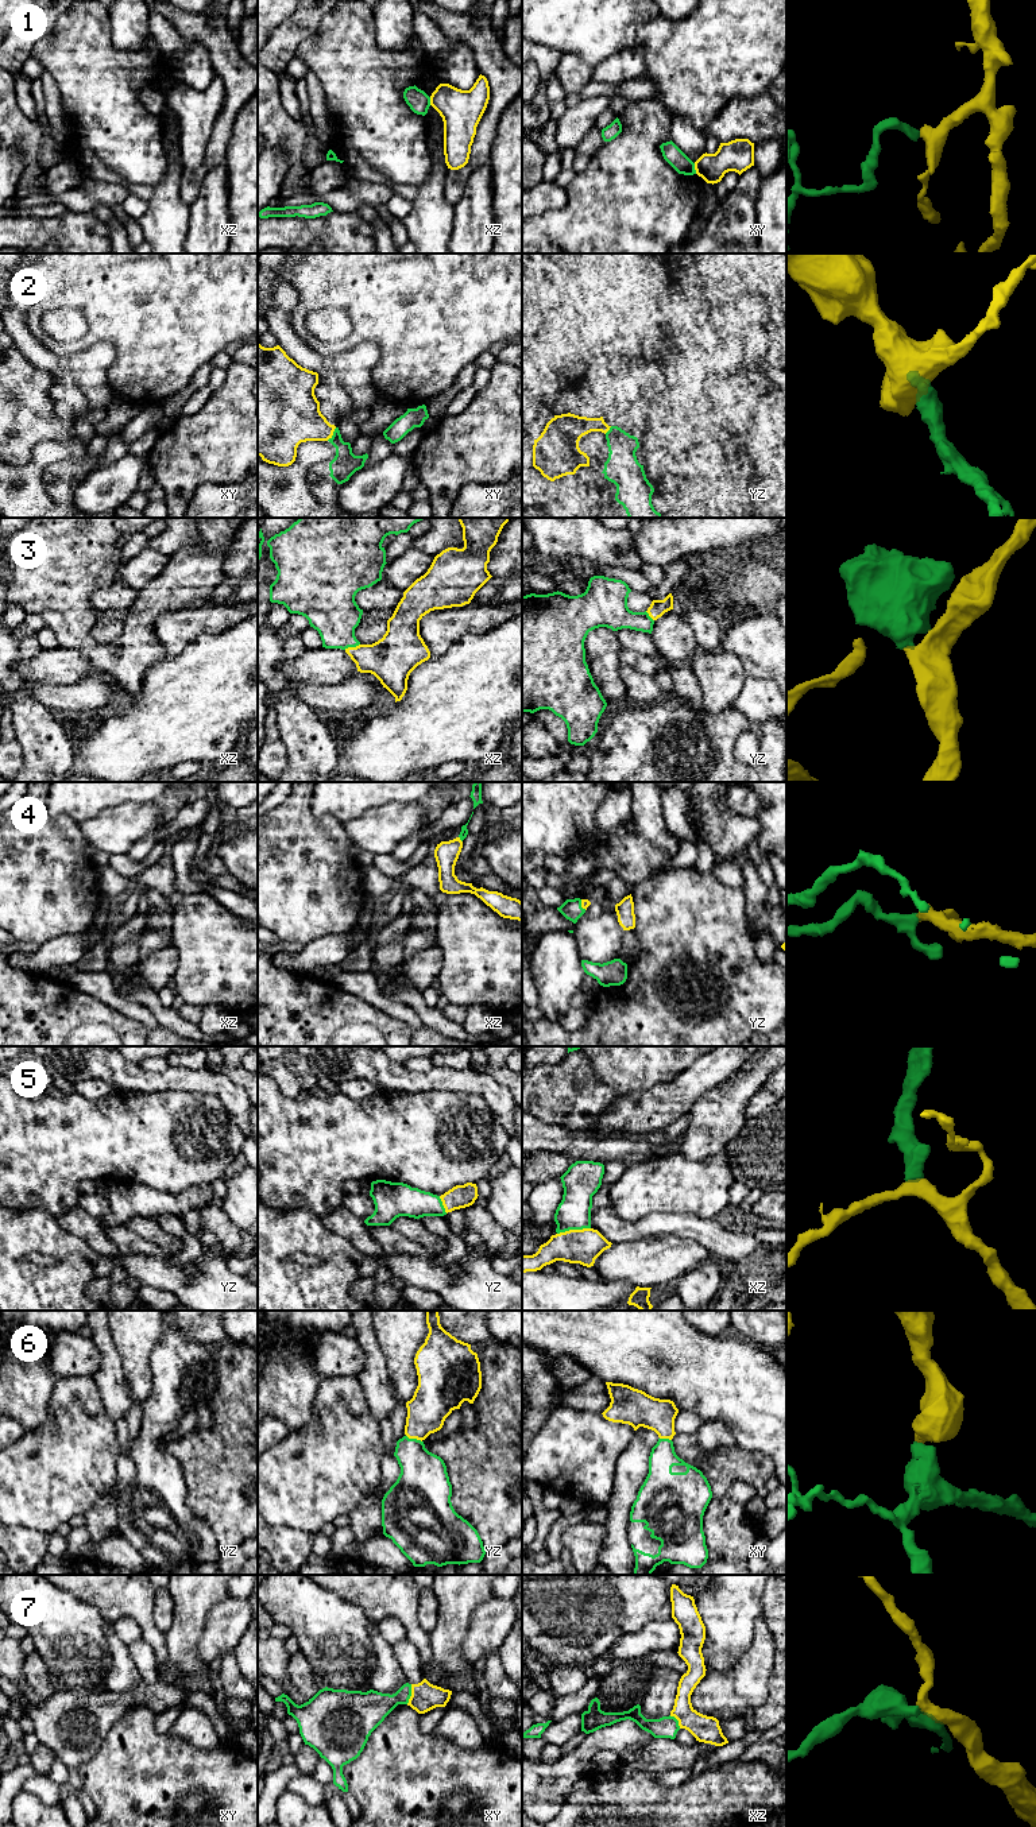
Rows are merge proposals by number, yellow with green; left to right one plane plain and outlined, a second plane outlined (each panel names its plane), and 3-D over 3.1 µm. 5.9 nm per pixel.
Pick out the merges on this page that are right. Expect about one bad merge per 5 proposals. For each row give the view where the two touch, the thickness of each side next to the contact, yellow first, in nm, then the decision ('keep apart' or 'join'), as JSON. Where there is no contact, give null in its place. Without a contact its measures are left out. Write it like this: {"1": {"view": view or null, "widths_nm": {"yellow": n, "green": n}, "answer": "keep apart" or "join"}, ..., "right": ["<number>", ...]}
{"1": {"view": "xy", "widths_nm": {"yellow": 180, "green": 110}, "answer": "keep apart"}, "2": {"view": "xy", "widths_nm": {"yellow": 320, "green": 150}, "answer": "join"}, "3": {"view": "xz", "widths_nm": {"yellow": 280, "green": 300}, "answer": "join"}, "4": {"view": "xz", "widths_nm": {"yellow": 140, "green": 50}, "answer": "join"}, "5": {"view": "xz", "widths_nm": {"yellow": 200, "green": 200}, "answer": "join"}, "6": {"view": "yz", "widths_nm": {"yellow": 240, "green": 280}, "answer": "join"}, "7": {"view": "xy", "widths_nm": {"yellow": 170, "green": 190}, "answer": "join"}, "right": ["2", "3", "4", "5", "6", "7"]}

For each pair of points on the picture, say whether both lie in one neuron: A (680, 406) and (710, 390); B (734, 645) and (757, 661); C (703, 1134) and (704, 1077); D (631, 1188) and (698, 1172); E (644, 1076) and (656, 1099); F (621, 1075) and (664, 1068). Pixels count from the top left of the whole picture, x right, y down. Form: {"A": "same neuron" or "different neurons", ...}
{"A": "different neurons", "B": "same neuron", "C": "different neurons", "D": "same neuron", "E": "different neurons", "F": "same neuron"}

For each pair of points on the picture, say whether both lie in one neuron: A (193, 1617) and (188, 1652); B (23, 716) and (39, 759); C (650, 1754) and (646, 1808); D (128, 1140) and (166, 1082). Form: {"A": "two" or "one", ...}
{"A": "one", "B": "one", "C": "two", "D": "two"}

